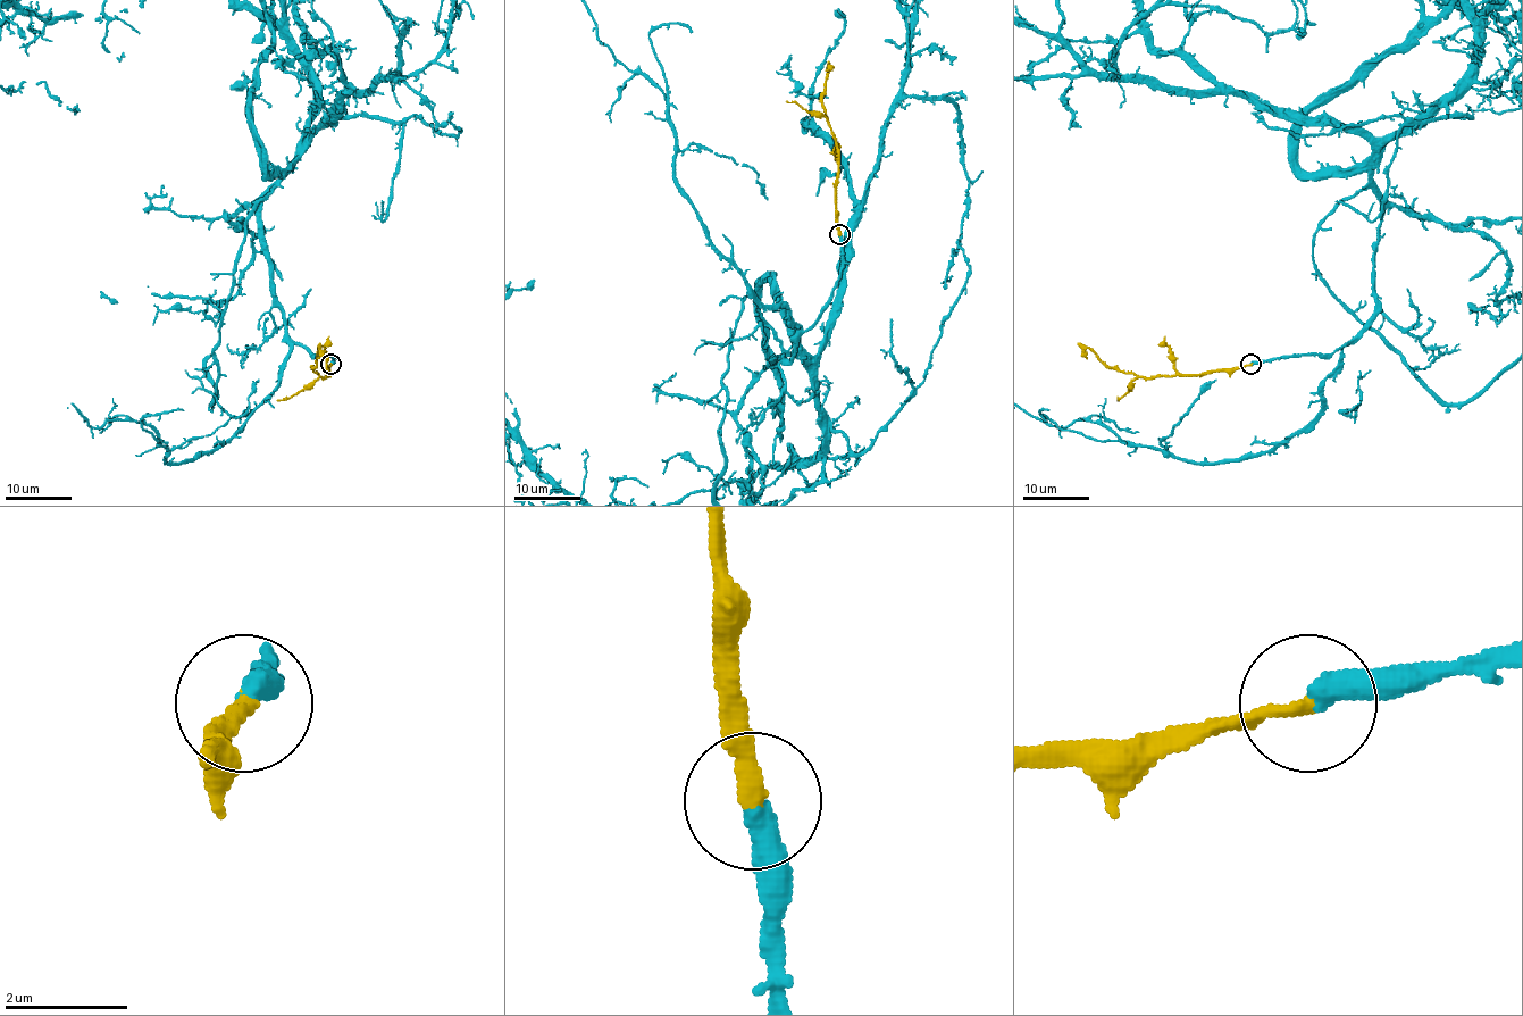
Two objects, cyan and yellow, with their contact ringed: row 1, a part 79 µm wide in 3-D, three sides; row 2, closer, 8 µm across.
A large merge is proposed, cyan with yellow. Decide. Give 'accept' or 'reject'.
accept

